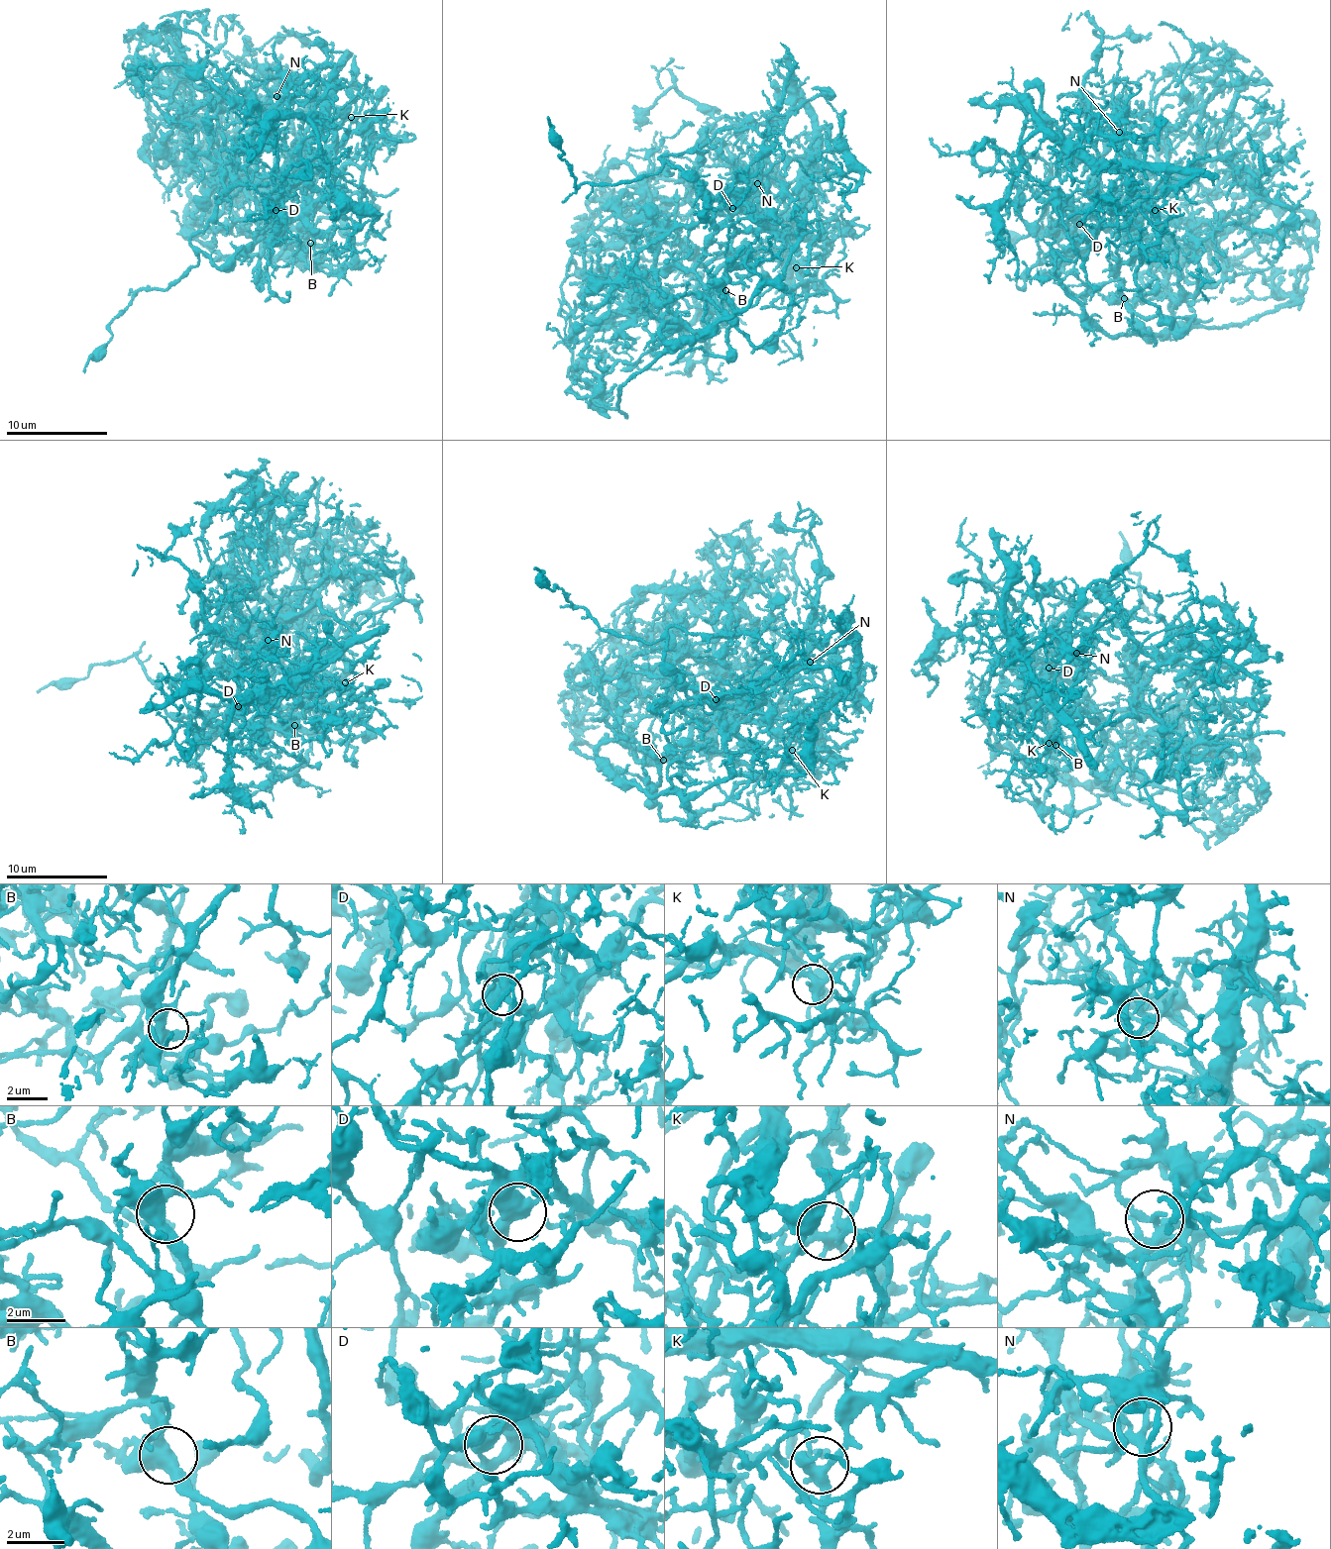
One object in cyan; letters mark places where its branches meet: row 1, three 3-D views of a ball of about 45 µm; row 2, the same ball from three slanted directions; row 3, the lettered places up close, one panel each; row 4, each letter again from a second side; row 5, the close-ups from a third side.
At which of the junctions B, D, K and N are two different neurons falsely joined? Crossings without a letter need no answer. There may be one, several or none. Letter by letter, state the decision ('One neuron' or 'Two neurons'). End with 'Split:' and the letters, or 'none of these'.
B: One neuron
D: Two neurons
K: One neuron
N: Two neurons
Split: D, N

